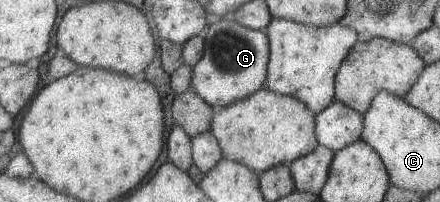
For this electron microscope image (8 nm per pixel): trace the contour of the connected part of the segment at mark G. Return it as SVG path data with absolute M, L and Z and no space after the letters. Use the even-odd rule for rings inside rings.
M218 19L206 27L204 36L206 51L203 60L193 67L193 87L213 108L221 110L265 87L271 60L271 43L265 30L249 28L235 19Z

